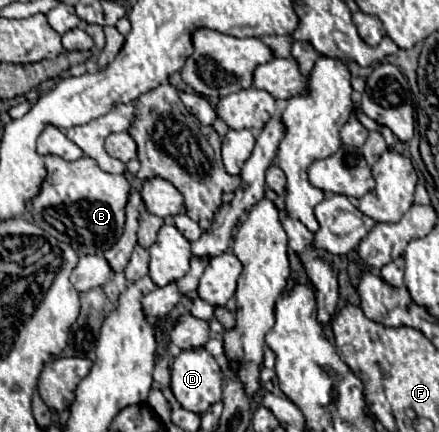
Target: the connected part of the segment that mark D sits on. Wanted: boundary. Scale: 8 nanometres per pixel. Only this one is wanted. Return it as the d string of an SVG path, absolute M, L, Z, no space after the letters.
M204 348L196 350L184 350L180 356L174 358L172 362L172 394L180 402L182 408L196 412L196 414L206 414L208 408L222 398L222 370L214 356L210 356Z

